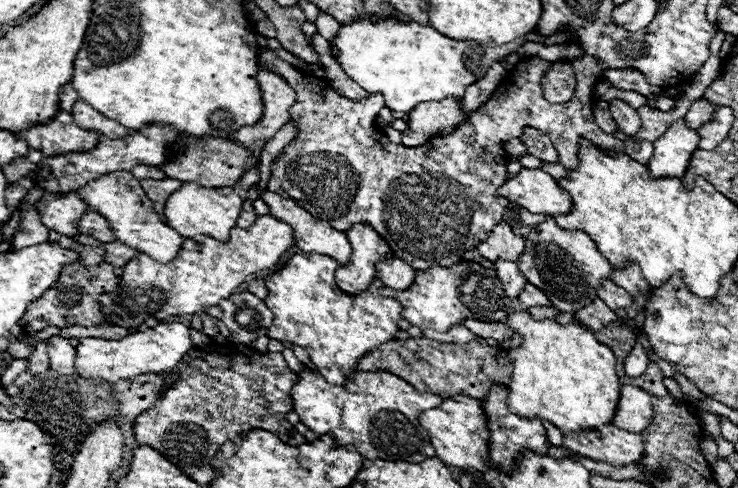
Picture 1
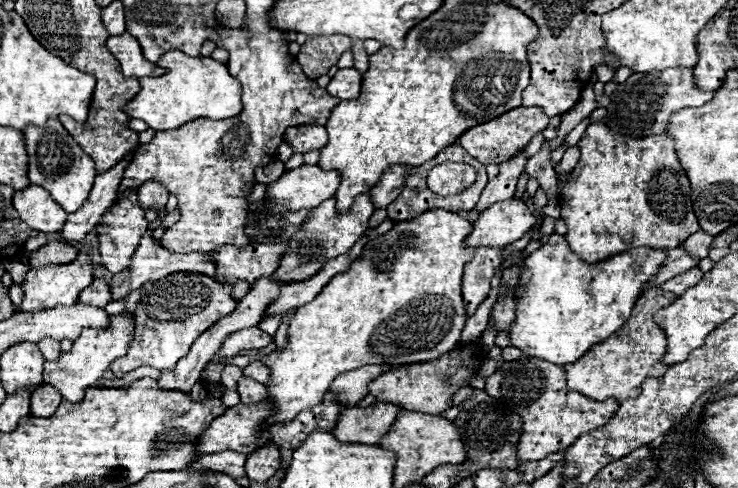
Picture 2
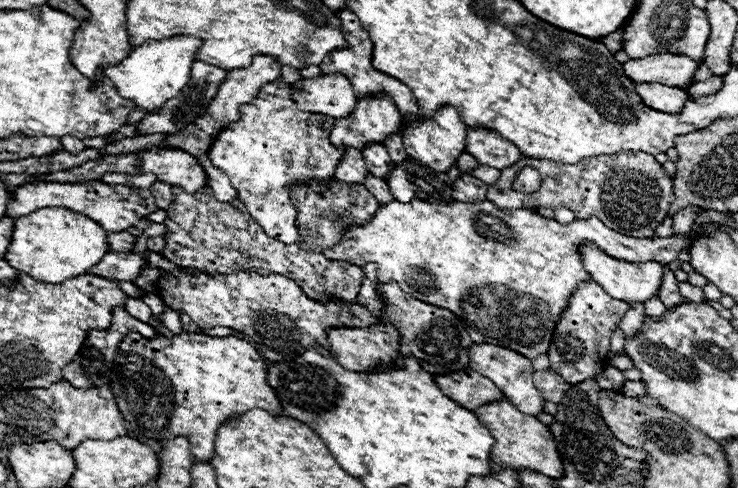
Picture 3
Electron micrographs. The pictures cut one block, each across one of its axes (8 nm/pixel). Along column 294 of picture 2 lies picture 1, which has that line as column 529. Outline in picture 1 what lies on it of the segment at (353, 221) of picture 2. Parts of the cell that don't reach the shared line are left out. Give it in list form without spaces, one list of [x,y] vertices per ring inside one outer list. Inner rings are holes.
[[[548,216],[544,222],[524,238],[524,252],[516,260],[518,268],[530,284],[540,288],[554,308],[562,312],[578,312],[596,298],[600,280],[608,278],[612,264],[598,252],[594,240],[582,230],[558,228],[554,218]]]

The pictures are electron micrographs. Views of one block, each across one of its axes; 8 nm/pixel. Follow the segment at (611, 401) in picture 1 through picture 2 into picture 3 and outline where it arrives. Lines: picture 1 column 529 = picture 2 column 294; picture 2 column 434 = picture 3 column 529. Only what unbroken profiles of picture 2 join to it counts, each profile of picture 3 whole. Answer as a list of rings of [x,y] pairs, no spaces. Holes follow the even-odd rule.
[[[390,200],[388,204],[380,206],[378,212],[374,216],[370,216],[370,220],[366,224],[354,224],[348,228],[348,232],[342,234],[342,240],[330,248],[326,248],[326,256],[332,258],[332,260],[344,260],[344,262],[352,262],[356,266],[364,266],[366,262],[374,262],[378,266],[378,278],[382,282],[396,282],[404,292],[412,294],[414,298],[422,300],[422,302],[428,302],[428,304],[434,304],[434,306],[440,306],[440,308],[446,308],[450,312],[454,312],[464,324],[466,324],[466,330],[470,334],[470,338],[474,342],[488,342],[488,344],[496,344],[496,346],[504,346],[504,348],[512,348],[524,356],[528,356],[530,360],[540,356],[540,354],[546,354],[548,348],[550,348],[550,342],[552,342],[552,334],[554,334],[554,328],[556,328],[556,322],[558,322],[558,316],[562,314],[562,310],[566,308],[568,304],[568,298],[572,296],[572,292],[576,290],[576,286],[580,282],[586,282],[590,280],[588,272],[584,272],[584,266],[582,266],[582,260],[576,252],[578,244],[582,242],[594,242],[596,246],[600,246],[608,256],[614,256],[614,258],[620,258],[620,260],[626,260],[626,262],[662,262],[662,264],[670,264],[672,260],[678,258],[678,254],[682,250],[688,250],[690,248],[690,240],[692,240],[692,232],[682,238],[682,236],[670,236],[670,238],[648,238],[648,240],[632,240],[628,236],[620,236],[618,232],[612,232],[608,226],[600,224],[600,220],[592,218],[592,220],[574,220],[570,224],[560,224],[556,222],[554,218],[544,218],[540,216],[538,212],[534,210],[526,210],[526,208],[520,208],[520,210],[504,210],[504,208],[496,208],[496,204],[484,200],[484,202],[478,202],[478,204],[466,204],[466,202],[444,202],[444,204],[428,204],[424,200],[412,200],[408,204],[400,204],[398,200]]]

